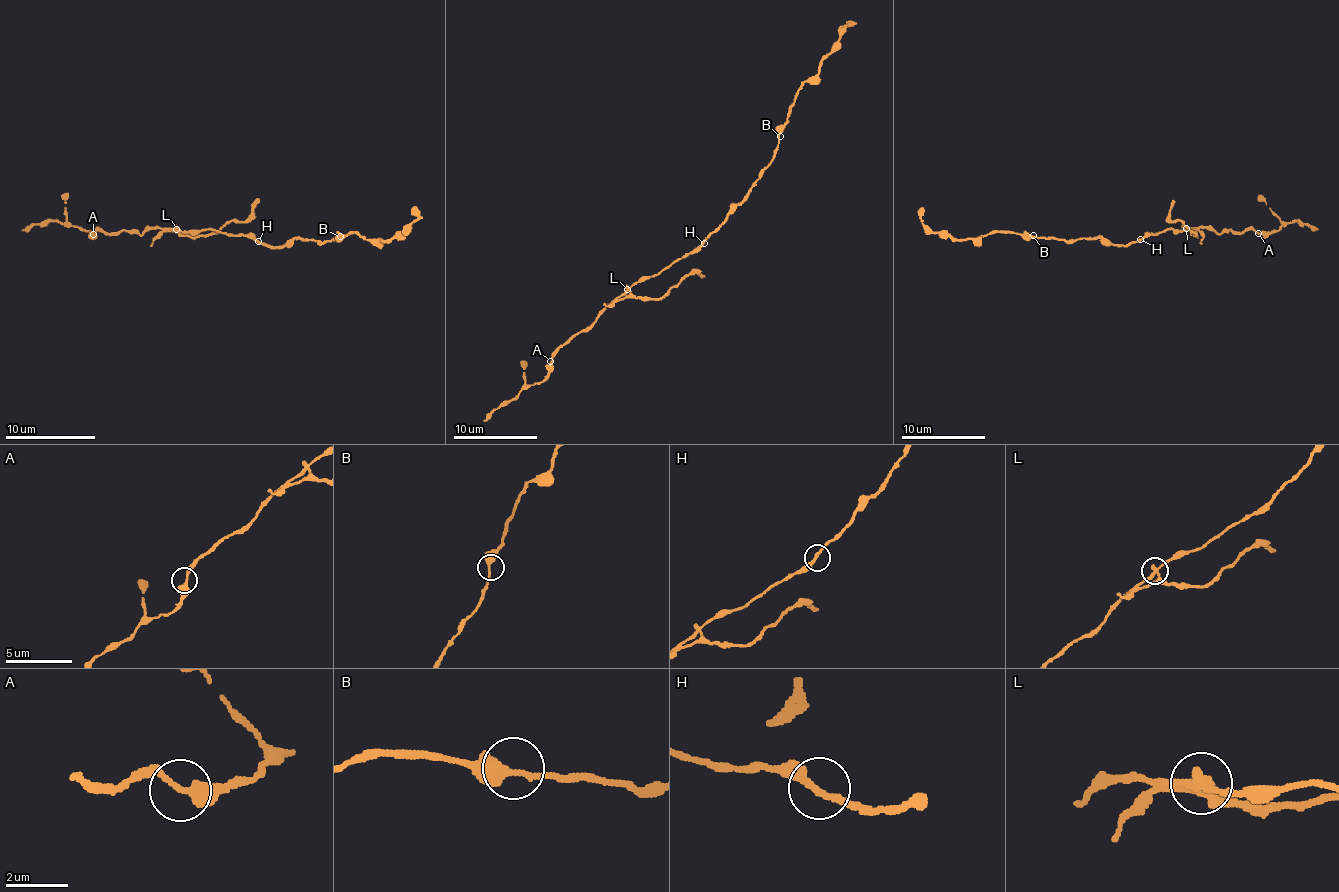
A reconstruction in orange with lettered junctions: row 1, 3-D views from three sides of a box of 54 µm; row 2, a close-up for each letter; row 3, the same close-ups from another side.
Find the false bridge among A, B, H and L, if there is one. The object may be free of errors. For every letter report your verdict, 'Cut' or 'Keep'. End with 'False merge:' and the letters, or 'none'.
A: Keep
B: Keep
H: Keep
L: Cut
False merge: L

